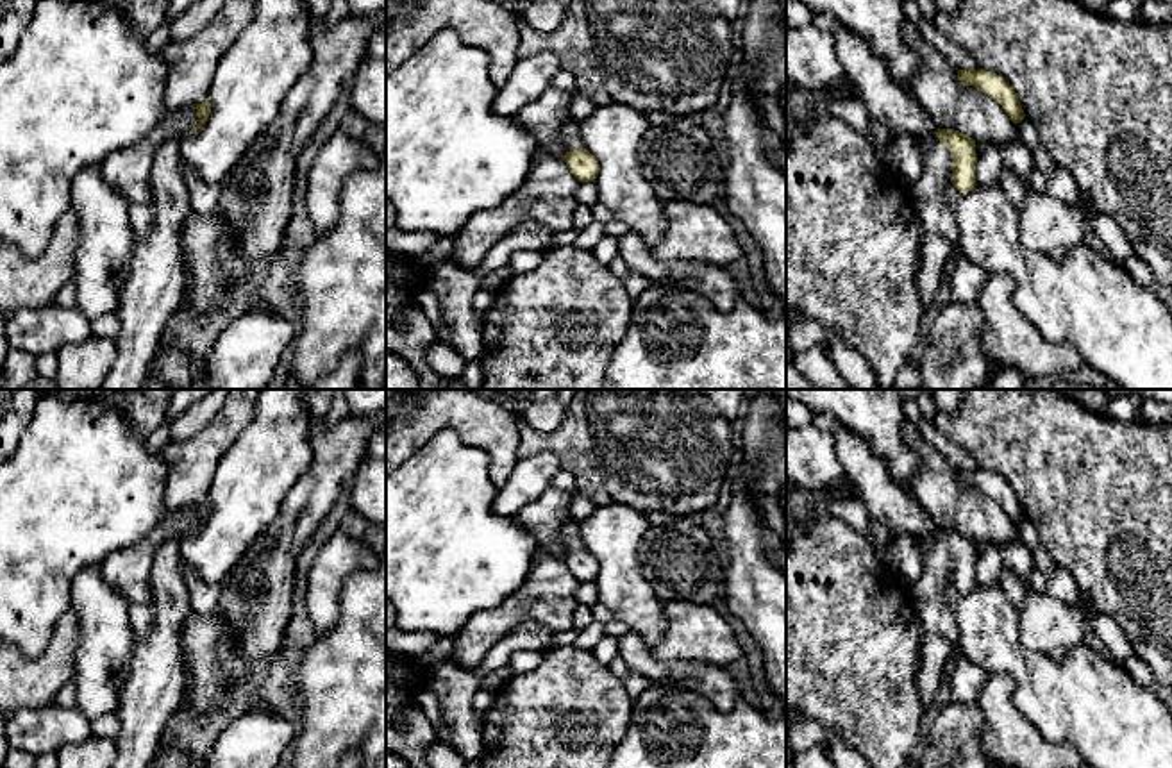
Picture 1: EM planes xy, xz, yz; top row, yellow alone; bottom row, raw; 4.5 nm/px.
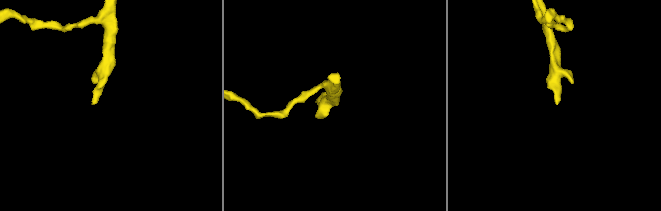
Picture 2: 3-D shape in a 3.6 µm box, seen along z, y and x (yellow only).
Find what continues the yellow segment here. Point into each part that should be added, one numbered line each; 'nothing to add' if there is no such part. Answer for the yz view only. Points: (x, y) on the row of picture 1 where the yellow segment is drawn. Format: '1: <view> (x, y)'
1: yz (938, 227)

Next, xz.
1: xz (572, 140)

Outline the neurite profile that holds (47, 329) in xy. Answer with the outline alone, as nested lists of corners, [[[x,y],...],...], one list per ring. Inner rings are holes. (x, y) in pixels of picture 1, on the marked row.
[[[23,307],[4,318],[4,332],[9,348],[30,355],[57,354],[64,345],[86,341],[91,336],[91,320],[77,307]]]

